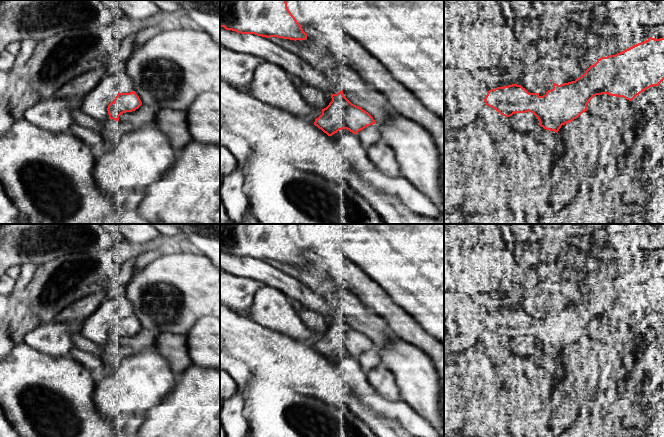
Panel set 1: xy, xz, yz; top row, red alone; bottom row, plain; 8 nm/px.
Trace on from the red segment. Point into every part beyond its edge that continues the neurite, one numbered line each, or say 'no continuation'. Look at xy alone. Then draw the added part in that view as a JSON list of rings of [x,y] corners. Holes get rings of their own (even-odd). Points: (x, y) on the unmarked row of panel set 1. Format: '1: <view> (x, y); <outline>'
no continuation

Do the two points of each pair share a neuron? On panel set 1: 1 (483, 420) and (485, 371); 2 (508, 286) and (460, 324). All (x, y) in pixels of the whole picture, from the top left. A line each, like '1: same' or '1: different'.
1: same
2: different

